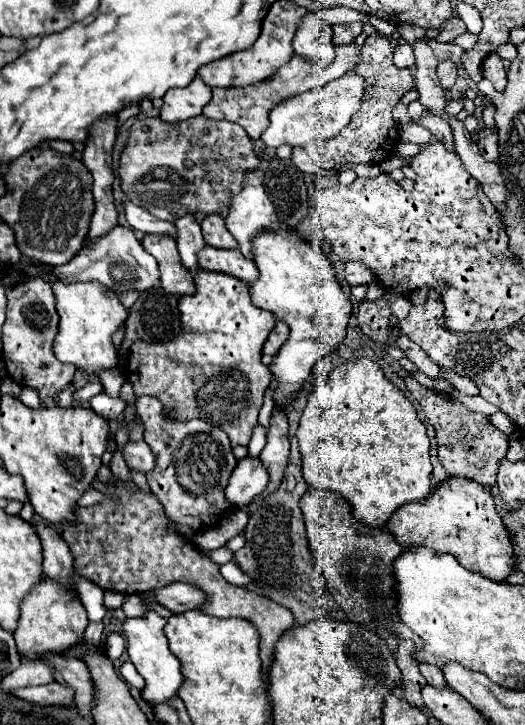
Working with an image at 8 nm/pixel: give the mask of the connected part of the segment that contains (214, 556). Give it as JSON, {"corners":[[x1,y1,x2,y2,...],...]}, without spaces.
{"corners":[[224,546,216,550,206,552,206,555,216,564,222,565,231,561,234,553]]}

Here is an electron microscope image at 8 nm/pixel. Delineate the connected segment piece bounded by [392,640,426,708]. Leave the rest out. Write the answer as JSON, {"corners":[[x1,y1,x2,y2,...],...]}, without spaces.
{"corners":[[410,640,400,642,400,646,396,650,396,664,398,664,400,672,402,672,402,680,400,680,400,684,392,692,396,696,416,704,418,708,424,708,424,704,420,700,420,688,426,684,426,680,424,680,424,676,418,670,418,662,412,658,414,650,416,648,412,646]]}

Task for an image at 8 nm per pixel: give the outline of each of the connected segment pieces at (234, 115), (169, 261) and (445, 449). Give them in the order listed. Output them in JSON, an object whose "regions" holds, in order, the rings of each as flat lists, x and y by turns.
{"regions":[[[350,42,350,44,340,44,334,48,336,56,332,60,332,64,328,66,320,66,320,64,312,64,308,58,304,56,292,56,292,60,288,64,284,64,272,78,262,80,258,84,250,84,250,86,242,86,242,88,214,88,212,90,212,100,210,104,204,106,204,116,206,118,214,118,214,120,228,120,234,122,238,126,242,126,250,138,260,138,260,134,264,132,264,128,268,126,268,112,270,108,274,108,276,104,280,104,282,100,296,96,300,92,308,92,312,88,318,88,330,80,340,78,344,72,348,72,350,68,360,64,360,48]],[[144,234,142,246,146,252,150,252,160,266,160,280,162,288,166,292,172,292,176,296,192,294,194,288,194,278,188,268,184,268,178,252,176,252,176,240,172,236,162,236,162,234]],[[412,376,404,378,408,390,414,394,414,400,422,408,424,416,436,430,436,440,438,440,438,460,444,466,444,470,450,476,464,476,480,482,482,486,492,486,496,482,498,474,498,462,506,456,508,450,508,436,502,434,484,414,470,412,462,402,438,394,434,390,428,390,420,386]]]}

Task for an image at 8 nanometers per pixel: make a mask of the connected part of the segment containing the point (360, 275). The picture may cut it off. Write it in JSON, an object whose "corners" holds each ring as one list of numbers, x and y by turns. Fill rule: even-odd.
{"corners":[[346,262,346,280,350,286,358,286,358,284,370,284,374,280,374,272,360,262]]}

